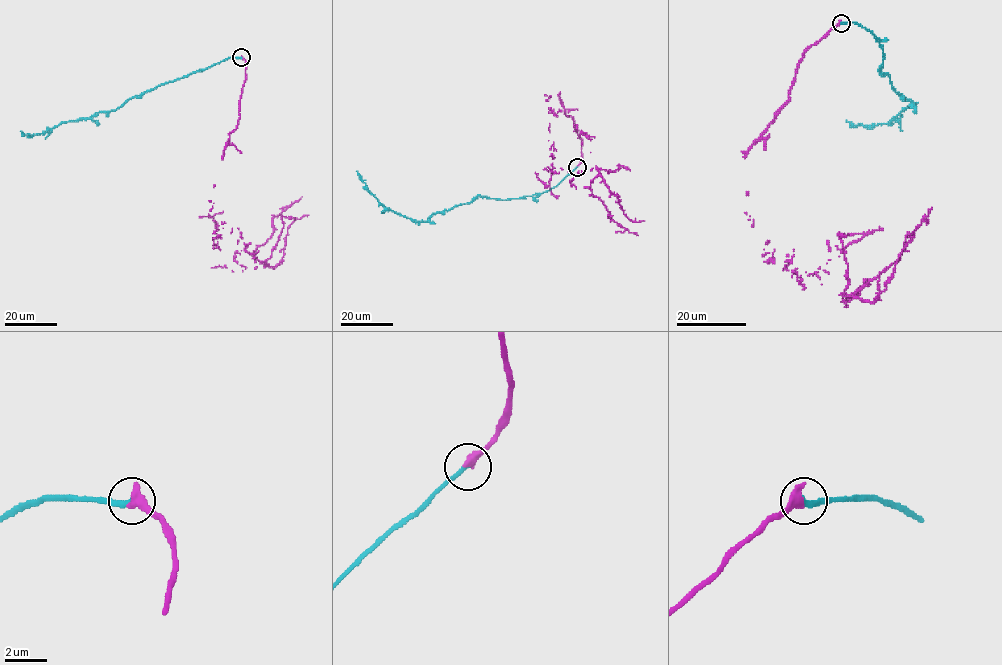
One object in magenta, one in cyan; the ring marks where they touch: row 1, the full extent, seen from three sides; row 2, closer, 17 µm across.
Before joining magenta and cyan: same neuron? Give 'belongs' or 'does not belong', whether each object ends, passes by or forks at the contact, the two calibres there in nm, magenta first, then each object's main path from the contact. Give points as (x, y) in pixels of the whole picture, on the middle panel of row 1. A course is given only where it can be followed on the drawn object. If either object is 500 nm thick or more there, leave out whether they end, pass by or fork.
belongs; calibres 500 and 240 nm; course magenta (577, 167), (574, 120), (545, 95), (571, 185), (599, 175), (624, 214), (645, 221); course cyan (577, 167), (543, 193), (507, 199), (477, 196), (435, 212), (426, 221), (412, 220), (384, 206), (356, 171)

